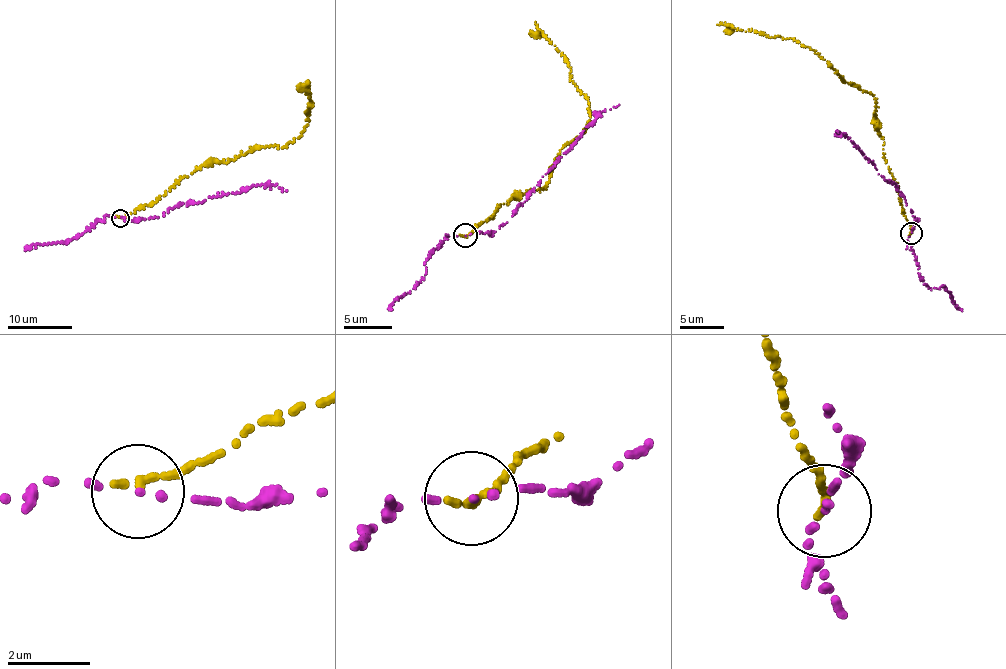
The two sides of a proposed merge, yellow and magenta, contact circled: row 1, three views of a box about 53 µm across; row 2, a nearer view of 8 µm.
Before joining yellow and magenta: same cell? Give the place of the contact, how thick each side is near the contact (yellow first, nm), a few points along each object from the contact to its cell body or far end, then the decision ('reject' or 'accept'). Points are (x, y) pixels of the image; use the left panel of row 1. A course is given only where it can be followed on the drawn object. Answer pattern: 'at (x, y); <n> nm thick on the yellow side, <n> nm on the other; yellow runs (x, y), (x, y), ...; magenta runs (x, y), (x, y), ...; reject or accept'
at (120, 218); 240 nm thick on the yellow side, 100 nm on the other; yellow runs (120, 218), (214, 161), (262, 146), (281, 147), (298, 138), (308, 126), (306, 111), (311, 105), (307, 82); magenta runs (120, 218), (144, 220), (165, 215), (188, 202), (197, 204), (253, 185), (274, 184), (285, 190); reject

